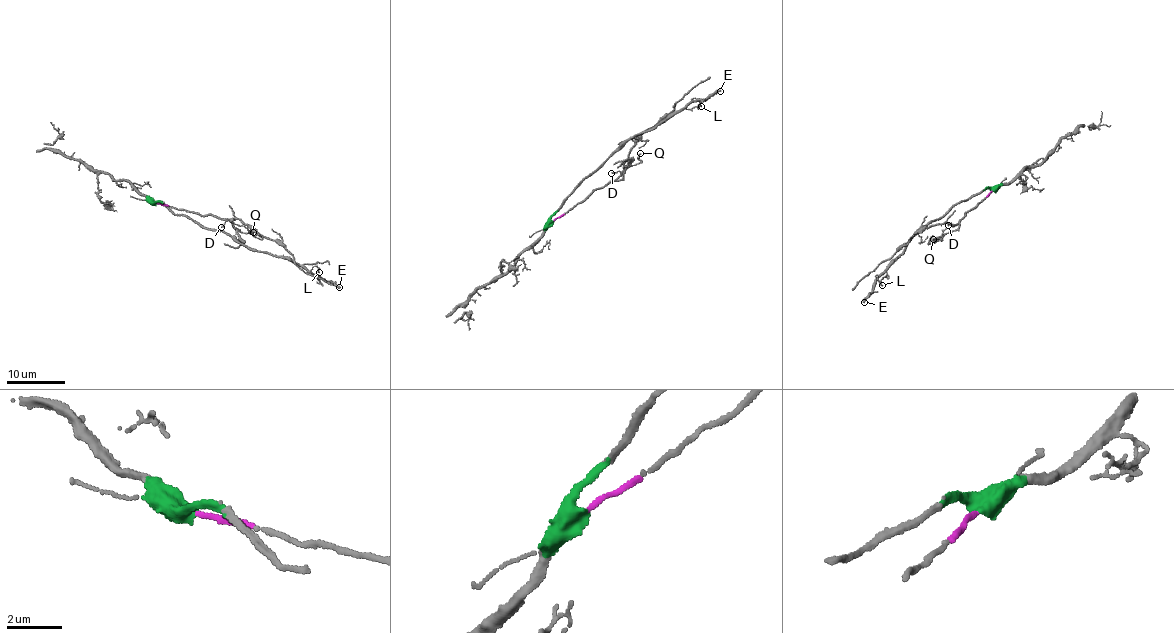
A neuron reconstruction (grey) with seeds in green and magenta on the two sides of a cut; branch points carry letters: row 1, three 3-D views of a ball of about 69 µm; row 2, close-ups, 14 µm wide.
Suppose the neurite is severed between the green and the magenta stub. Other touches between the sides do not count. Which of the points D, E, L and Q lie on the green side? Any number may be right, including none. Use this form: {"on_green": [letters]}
{"on_green": ["E", "L"]}

